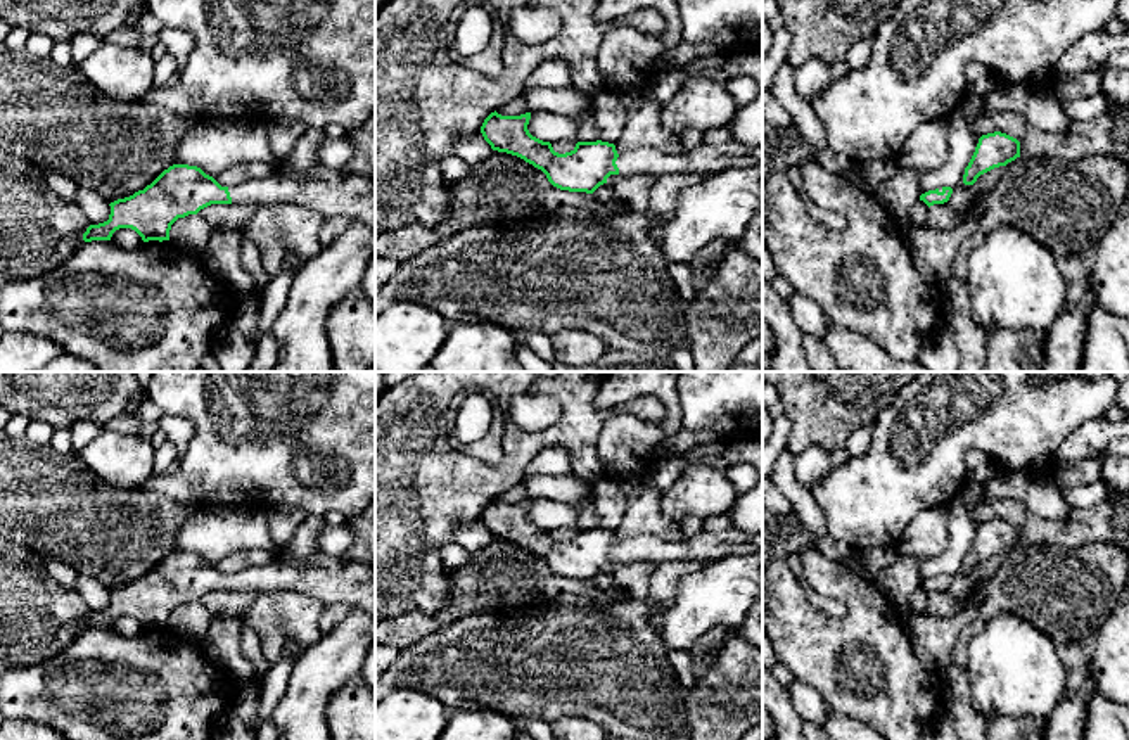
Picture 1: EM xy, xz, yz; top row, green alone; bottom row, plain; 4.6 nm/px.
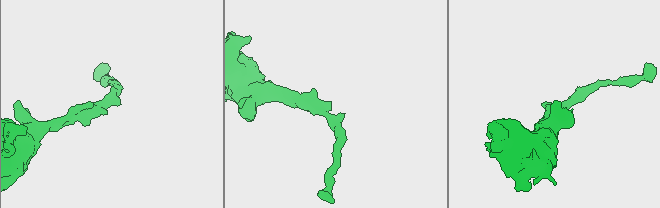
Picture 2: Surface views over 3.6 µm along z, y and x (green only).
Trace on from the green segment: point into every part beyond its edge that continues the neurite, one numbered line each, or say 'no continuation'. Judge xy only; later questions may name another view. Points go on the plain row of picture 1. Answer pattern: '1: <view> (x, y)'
1: xy (329, 580)

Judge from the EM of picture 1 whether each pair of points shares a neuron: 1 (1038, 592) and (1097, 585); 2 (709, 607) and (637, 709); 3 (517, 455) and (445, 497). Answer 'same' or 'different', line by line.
1: same
2: different
3: same

